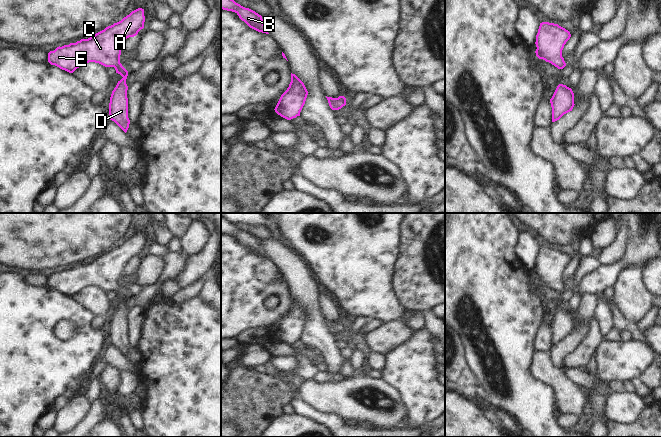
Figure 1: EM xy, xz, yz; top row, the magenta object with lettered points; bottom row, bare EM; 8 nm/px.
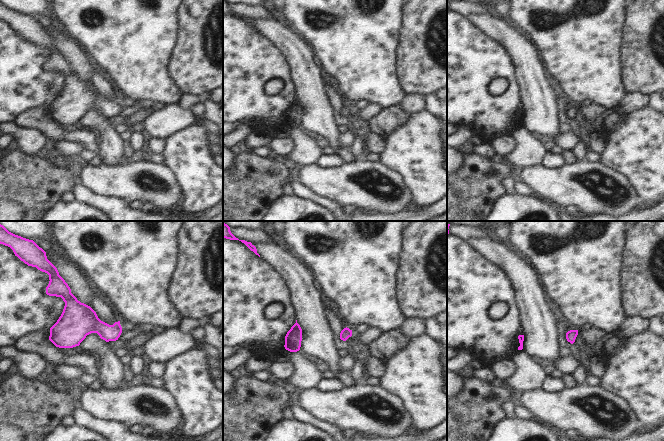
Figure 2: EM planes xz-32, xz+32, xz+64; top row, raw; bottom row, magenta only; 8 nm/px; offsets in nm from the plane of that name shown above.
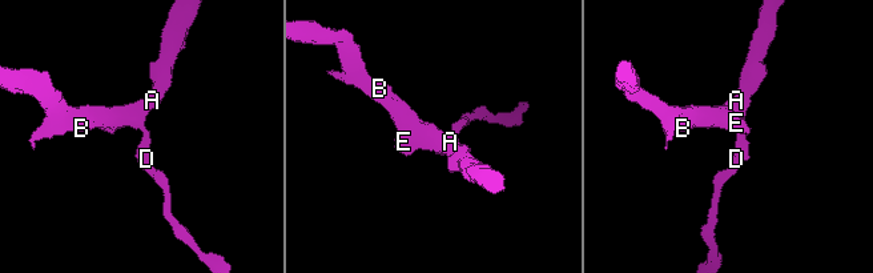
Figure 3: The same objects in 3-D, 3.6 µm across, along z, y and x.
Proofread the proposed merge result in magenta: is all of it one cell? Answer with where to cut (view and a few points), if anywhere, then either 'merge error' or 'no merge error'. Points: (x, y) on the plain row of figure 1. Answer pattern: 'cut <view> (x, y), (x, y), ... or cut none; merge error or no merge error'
cut none; no merge error

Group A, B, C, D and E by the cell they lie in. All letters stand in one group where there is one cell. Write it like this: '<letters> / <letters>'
A B C D E

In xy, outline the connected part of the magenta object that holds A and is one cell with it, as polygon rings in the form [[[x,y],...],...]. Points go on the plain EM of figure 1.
[[[138,232],[121,245],[106,251],[88,263],[81,263],[57,271],[48,277],[48,286],[62,294],[73,297],[85,287],[95,286],[105,291],[114,291],[123,302],[112,315],[109,327],[110,344],[125,357],[130,348],[126,303],[128,295],[120,287],[121,272],[125,264],[134,261],[144,252],[144,233]]]

